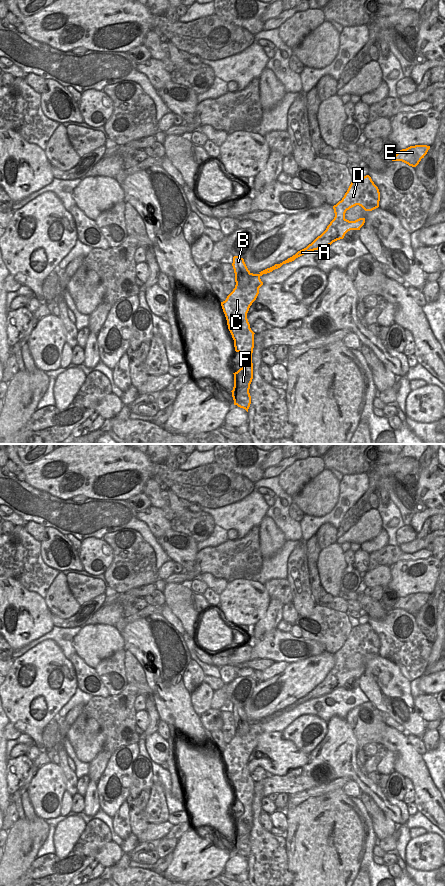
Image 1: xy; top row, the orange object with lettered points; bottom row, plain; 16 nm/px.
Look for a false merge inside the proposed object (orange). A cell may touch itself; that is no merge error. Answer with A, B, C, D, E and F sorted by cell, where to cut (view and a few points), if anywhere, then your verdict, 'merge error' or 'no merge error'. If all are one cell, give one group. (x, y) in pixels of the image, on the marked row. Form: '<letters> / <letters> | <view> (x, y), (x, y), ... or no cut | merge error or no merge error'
A C D E F / B | xy (253, 274), (245, 282), (240, 282), (236, 285) | merge error

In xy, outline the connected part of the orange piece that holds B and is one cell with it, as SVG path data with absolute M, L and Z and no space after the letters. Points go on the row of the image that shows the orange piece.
M239 256L233 257L232 266L235 273L236 285L240 283L246 283L249 280L249 277L253 275L253 273L248 270L244 259Z

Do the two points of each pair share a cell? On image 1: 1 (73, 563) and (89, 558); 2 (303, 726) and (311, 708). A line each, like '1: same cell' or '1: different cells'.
1: different cells
2: different cells

